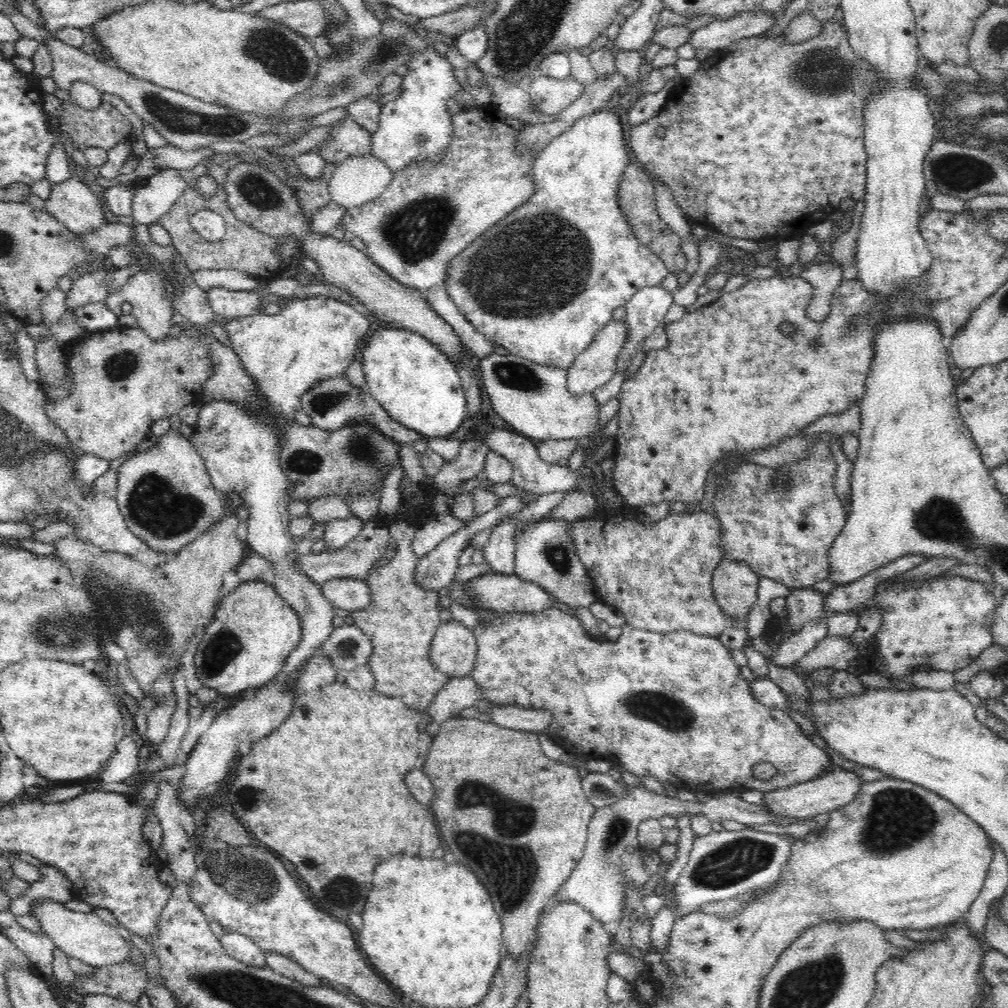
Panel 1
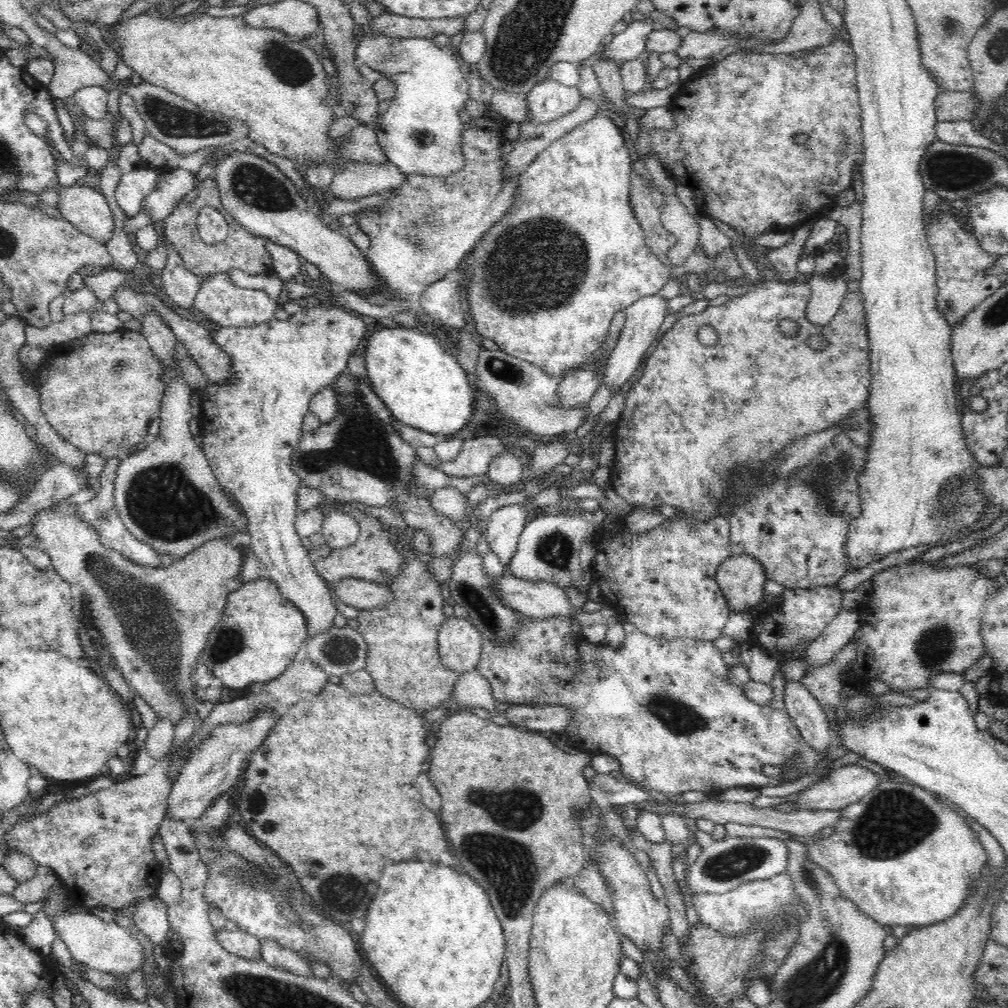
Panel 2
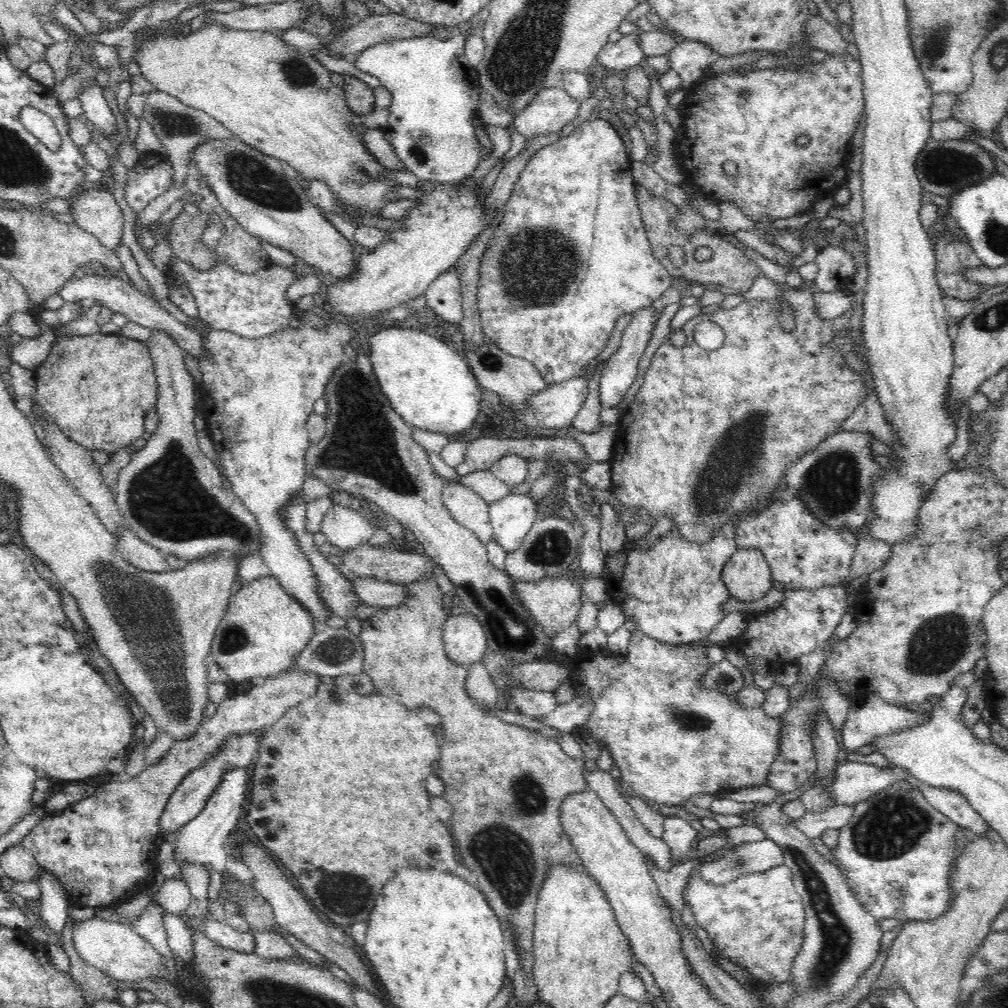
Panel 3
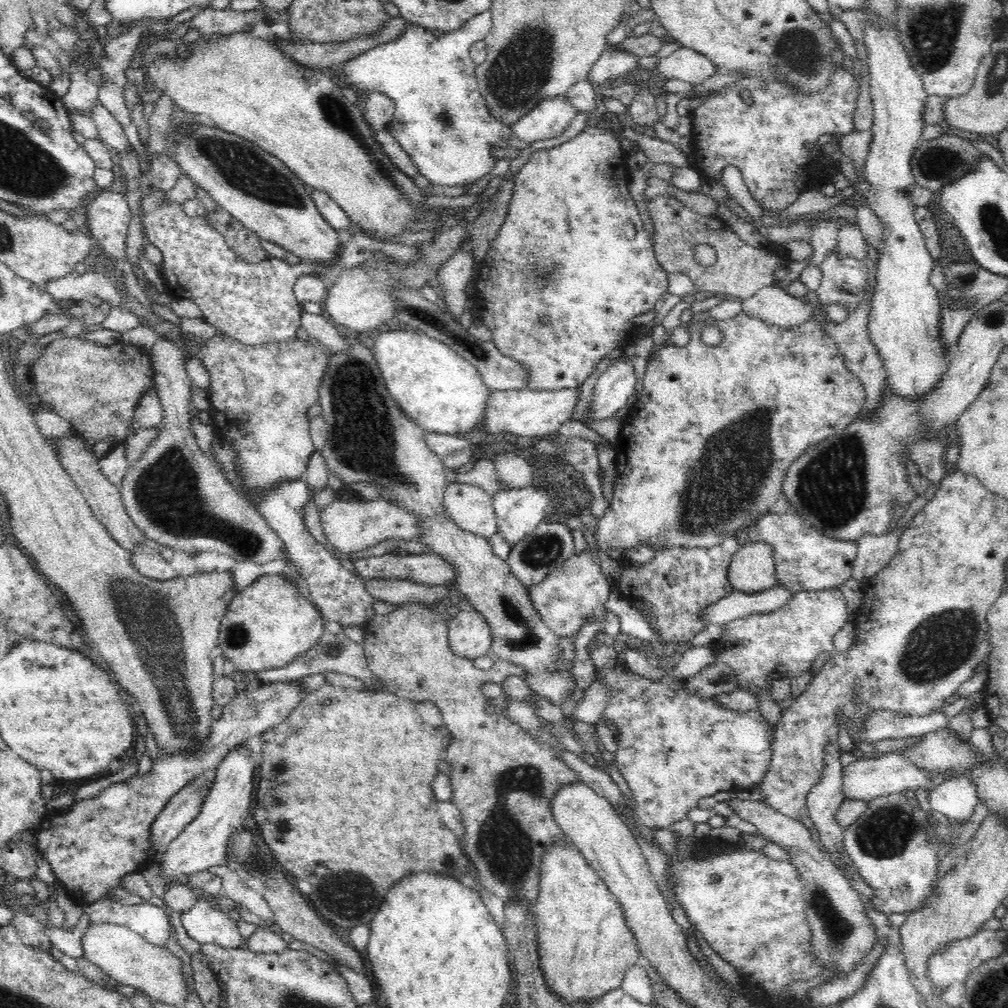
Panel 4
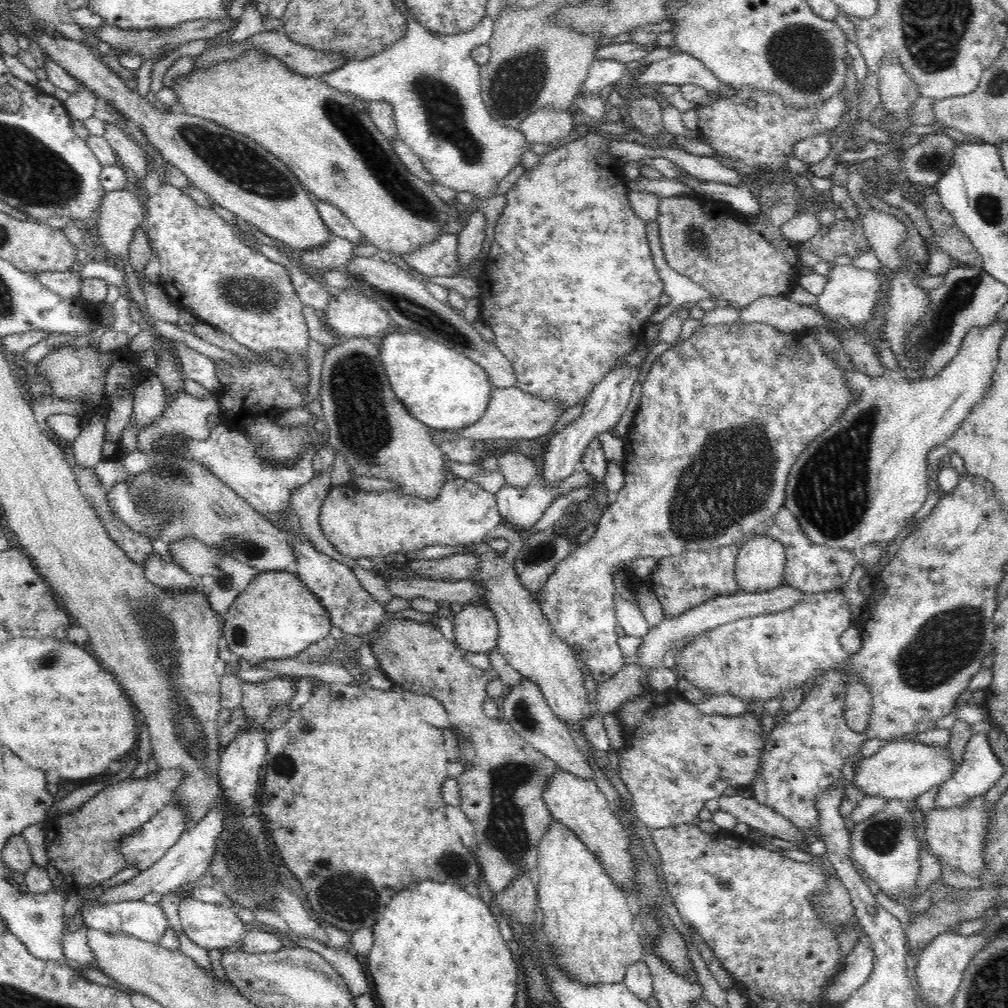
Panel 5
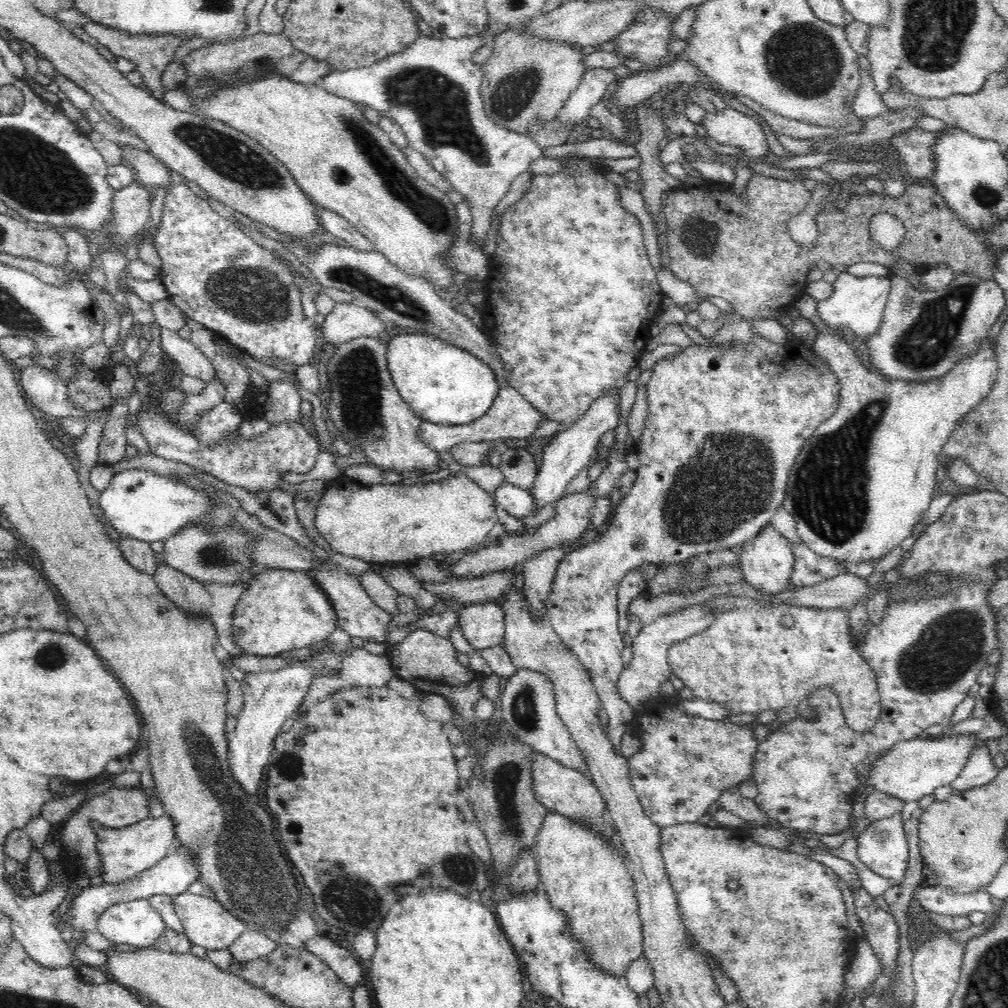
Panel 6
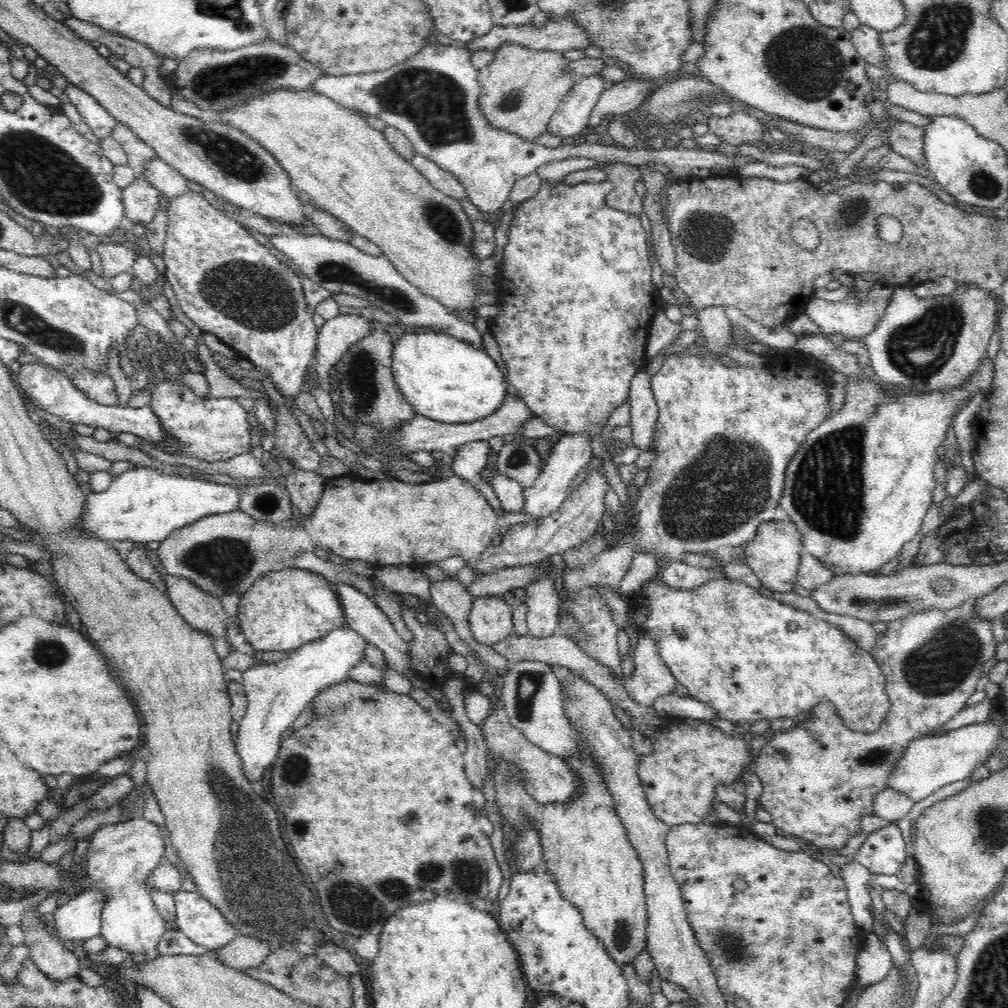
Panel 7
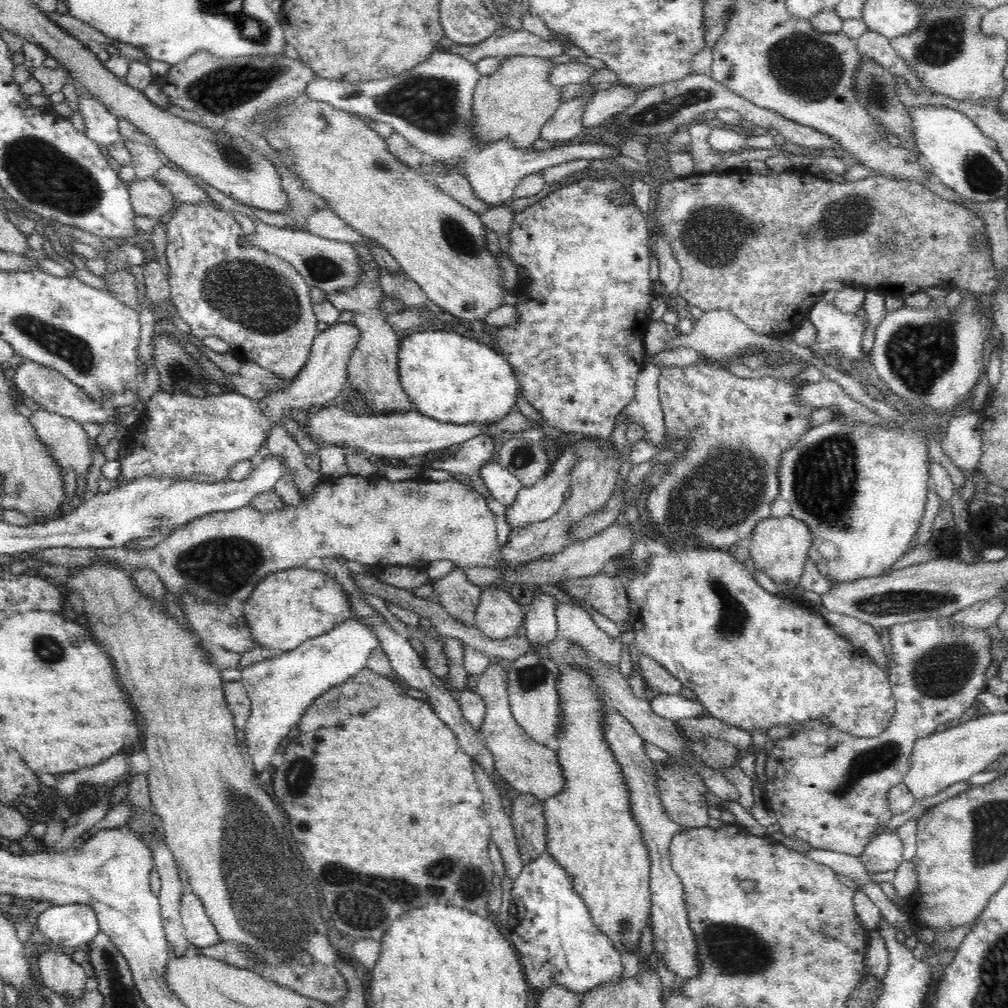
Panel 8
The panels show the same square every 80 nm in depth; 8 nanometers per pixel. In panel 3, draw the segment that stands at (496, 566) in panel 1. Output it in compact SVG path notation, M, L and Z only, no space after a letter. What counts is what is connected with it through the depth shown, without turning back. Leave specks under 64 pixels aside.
M517 490L490 504L492 538L507 554L521 546L532 524L541 518L538 506L528 493Z

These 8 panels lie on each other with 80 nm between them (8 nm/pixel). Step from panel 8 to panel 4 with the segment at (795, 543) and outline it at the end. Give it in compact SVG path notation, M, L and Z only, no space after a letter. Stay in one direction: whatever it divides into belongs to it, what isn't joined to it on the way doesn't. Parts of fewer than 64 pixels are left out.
M762 541L741 543L728 566L728 581L734 590L750 595L778 584L772 546Z

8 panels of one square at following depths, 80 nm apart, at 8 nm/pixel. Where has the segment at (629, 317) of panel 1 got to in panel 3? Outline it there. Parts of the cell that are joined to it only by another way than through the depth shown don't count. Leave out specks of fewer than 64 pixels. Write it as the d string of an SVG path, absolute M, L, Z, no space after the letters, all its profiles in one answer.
M651 304L650 306L646 306L646 308L634 310L632 316L632 320L622 333L619 349L610 356L605 362L604 368L601 370L599 393L601 407L603 408L616 407L623 402L630 386L634 384L634 380L636 380L636 376L638 376L640 356L644 354L644 350L646 350L646 346L648 346L648 341L657 323L656 313L654 313L654 308Z

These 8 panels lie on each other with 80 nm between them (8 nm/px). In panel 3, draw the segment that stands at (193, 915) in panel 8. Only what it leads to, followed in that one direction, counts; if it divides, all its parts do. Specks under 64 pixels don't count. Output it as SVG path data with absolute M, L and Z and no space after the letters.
M208 914L208 920L198 921L198 919L194 919L189 926L199 930L200 934L205 934L210 940L225 949L247 953L255 952L253 933L236 931L230 924L226 923L226 920L216 921Z

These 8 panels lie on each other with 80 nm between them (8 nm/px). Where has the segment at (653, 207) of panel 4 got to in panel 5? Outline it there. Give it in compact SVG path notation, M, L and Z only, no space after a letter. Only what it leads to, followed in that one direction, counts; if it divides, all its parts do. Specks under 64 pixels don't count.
M754 182L751 191L758 200L759 209L767 213L767 221L755 219L754 216L734 214L728 205L720 205L713 201L706 201L698 197L672 196L661 198L658 202L658 216L656 218L659 226L660 243L668 266L678 274L682 274L693 280L698 286L705 288L709 293L722 300L722 303L731 304L740 311L750 306L762 296L785 296L790 290L799 285L800 268L803 266L801 253L810 251L829 264L834 264L839 256L848 256L856 259L864 252L873 251L872 245L864 235L862 229L862 215L855 220L849 220L838 215L833 226L819 227L814 238L808 242L794 242L782 235L782 224L790 220L802 210L804 201L807 199L806 192L802 191L793 182Z

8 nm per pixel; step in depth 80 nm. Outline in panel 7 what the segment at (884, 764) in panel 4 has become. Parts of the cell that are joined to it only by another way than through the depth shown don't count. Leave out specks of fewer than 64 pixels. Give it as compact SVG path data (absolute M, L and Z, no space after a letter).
M988 719L967 724L957 730L945 729L938 734L932 733L915 739L909 743L896 768L892 770L886 788L892 787L904 793L911 801L920 802L938 792L942 786L968 778L980 764L986 763L990 758L990 752L1003 742L1002 726L1004 723Z

